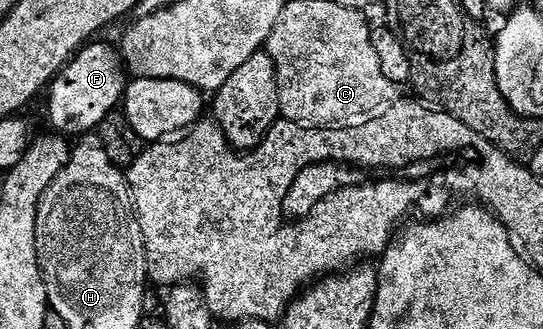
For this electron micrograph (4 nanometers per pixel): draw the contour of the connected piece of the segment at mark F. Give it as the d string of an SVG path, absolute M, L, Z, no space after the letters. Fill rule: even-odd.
M89 43L73 56L60 71L59 77L47 90L48 121L57 134L65 138L80 137L83 133L99 130L106 115L117 112L124 100L126 62L112 45Z

